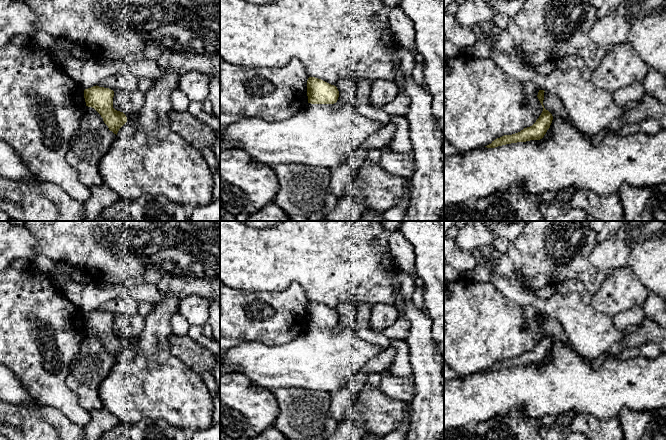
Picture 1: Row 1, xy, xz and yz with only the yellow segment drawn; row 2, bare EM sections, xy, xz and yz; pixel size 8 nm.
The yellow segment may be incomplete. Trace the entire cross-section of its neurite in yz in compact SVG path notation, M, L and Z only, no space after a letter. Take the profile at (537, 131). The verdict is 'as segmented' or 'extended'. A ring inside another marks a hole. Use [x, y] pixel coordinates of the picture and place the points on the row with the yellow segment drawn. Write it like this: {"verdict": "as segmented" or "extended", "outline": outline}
{"verdict": "as segmented", "outline": "M539 90L538 99L543 107L543 111L536 122L527 128L524 128L518 133L512 135L504 135L500 138L492 141L491 144L485 146L487 148L495 148L498 146L517 143L517 142L526 142L530 140L540 140L544 137L547 130L550 128L550 125L553 120L552 114L544 108L543 100L544 100L544 90Z"}

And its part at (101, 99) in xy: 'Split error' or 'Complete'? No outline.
Complete

